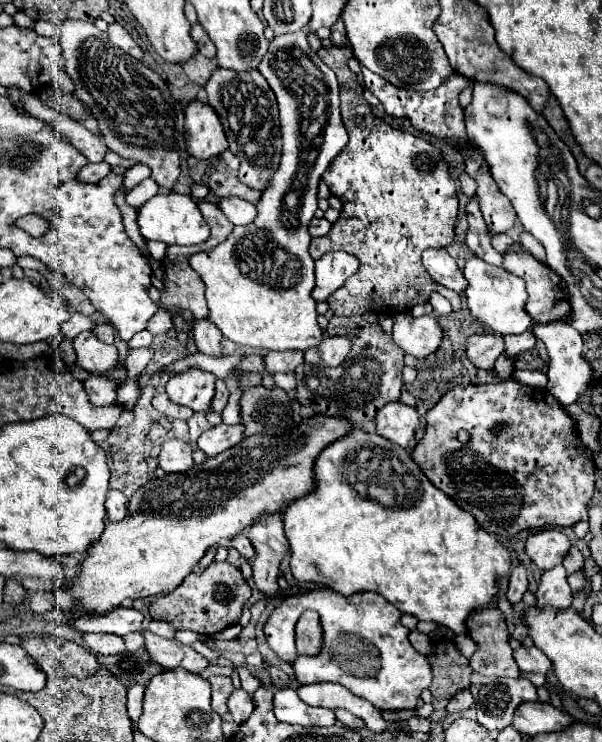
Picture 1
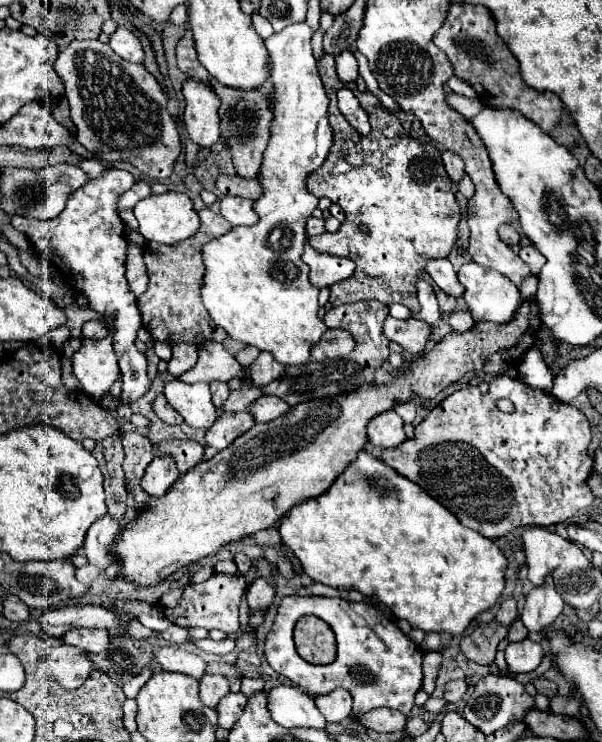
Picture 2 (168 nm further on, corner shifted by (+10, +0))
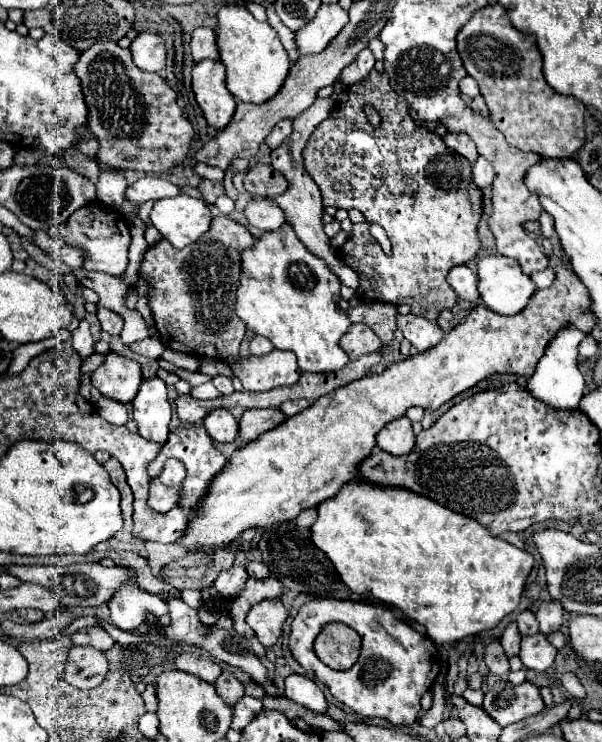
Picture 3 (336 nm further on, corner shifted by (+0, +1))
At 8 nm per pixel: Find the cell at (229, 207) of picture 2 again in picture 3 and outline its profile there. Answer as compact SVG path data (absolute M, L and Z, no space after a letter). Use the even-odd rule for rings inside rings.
M254 198L252 202L248 202L248 206L244 208L244 216L246 216L248 224L260 232L276 230L286 220L280 206L274 200L266 200L266 198L262 198L262 200Z

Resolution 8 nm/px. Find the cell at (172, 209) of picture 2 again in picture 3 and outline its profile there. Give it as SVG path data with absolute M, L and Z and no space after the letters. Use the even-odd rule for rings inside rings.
M178 194L154 202L150 220L174 248L184 248L210 228L212 214L204 200Z

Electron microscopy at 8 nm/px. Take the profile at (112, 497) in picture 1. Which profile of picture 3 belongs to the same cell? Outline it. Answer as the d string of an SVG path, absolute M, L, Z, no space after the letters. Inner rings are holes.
M130 580L122 582L122 586L114 592L114 596L108 602L108 608L112 622L120 630L138 628L148 614L156 618L168 614L168 606L164 600L160 600L156 594L138 590L136 584Z

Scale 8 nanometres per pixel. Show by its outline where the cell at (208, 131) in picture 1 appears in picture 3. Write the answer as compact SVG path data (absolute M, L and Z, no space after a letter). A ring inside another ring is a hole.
M198 62L192 70L192 90L208 126L212 126L214 130L224 130L228 122L232 122L236 102L226 88L226 74L222 62Z

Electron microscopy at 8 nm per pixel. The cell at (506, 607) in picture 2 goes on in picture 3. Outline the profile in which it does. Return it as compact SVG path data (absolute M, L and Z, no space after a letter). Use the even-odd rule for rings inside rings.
M512 620L512 622L506 626L504 634L502 634L502 646L504 646L504 650L506 650L508 656L518 654L518 650L520 650L520 638L522 638L522 634L518 632L516 620Z

